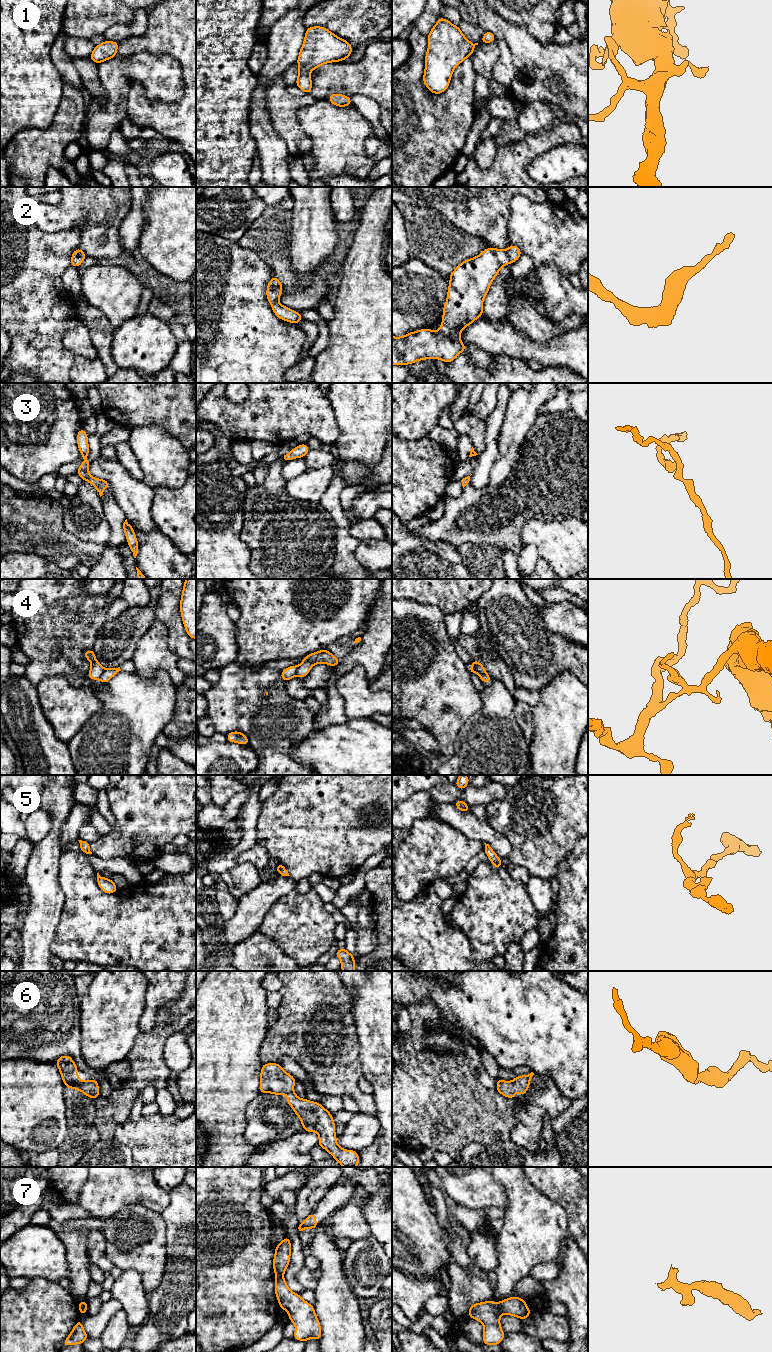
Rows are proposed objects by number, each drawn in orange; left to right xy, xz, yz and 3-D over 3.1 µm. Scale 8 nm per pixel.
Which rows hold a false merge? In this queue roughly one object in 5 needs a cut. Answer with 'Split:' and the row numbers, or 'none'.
Split: 4, 7

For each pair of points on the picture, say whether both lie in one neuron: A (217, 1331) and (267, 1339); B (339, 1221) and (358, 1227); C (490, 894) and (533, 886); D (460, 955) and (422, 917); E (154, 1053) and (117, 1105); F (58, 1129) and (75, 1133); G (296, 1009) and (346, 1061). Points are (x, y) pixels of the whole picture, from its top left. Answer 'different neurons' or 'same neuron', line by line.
A: different neurons
B: same neuron
C: different neurons
D: same neuron
E: same neuron
F: different neurons
G: same neuron

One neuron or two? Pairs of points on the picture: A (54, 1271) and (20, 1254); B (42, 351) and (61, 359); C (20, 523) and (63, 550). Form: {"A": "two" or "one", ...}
{"A": "one", "B": "one", "C": "one"}

